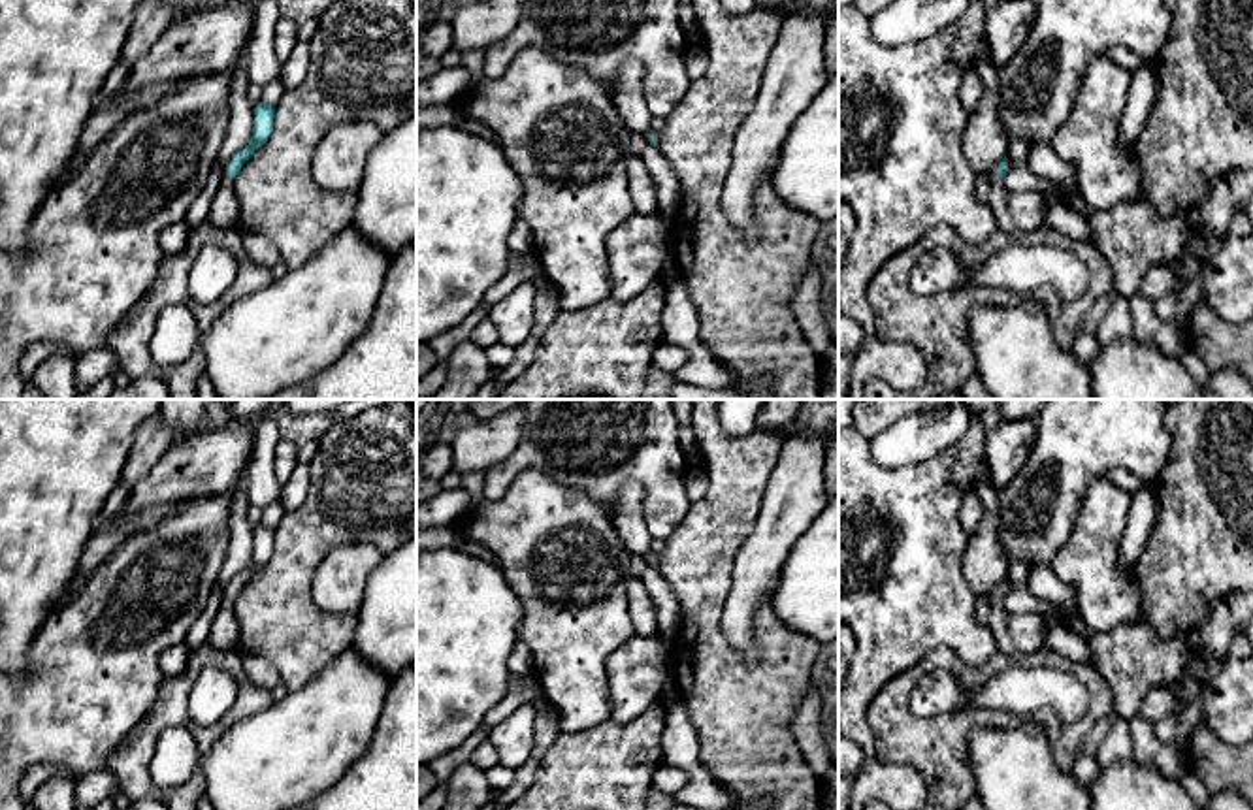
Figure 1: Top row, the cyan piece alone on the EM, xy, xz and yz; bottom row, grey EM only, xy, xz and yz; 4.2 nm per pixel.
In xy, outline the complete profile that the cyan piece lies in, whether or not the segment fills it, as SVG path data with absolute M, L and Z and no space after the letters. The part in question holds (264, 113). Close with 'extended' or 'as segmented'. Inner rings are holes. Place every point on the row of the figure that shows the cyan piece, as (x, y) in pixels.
M260 102L254 107L254 126L251 143L236 153L226 166L226 175L219 186L219 192L213 200L209 211L209 222L220 230L241 232L241 215L239 203L234 190L234 177L239 173L241 166L254 154L254 151L268 141L273 132L275 107L266 102Z; extended

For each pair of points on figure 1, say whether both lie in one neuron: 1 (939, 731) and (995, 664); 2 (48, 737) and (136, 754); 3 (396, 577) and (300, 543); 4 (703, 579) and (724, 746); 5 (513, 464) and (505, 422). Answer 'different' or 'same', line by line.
1: same
2: different
3: different
4: same
5: different

